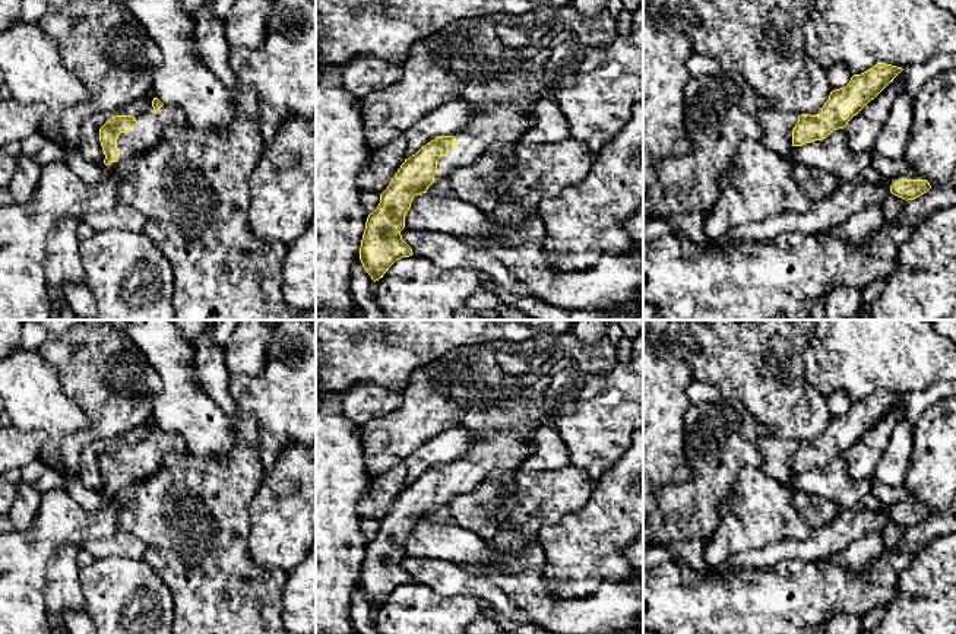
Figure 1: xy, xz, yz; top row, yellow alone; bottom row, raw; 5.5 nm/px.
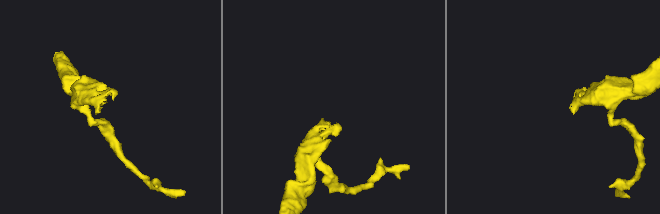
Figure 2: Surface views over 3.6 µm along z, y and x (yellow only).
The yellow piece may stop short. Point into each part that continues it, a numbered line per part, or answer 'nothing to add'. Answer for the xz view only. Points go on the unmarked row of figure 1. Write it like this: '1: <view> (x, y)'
1: xz (493, 450)

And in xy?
1: xy (24, 554)

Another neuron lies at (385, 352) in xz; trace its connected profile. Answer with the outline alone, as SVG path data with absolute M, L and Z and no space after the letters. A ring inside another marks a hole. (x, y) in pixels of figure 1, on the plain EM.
M316 320L316 337L322 354L319 377L327 392L348 393L354 386L371 383L402 392L408 377L424 364L460 348L491 340L522 342L542 333L561 335L572 330L574 320Z

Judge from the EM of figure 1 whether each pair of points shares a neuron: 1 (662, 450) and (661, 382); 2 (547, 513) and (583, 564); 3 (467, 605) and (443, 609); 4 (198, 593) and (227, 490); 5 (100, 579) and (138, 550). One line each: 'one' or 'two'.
1: one
2: two
3: one
4: one
5: two

